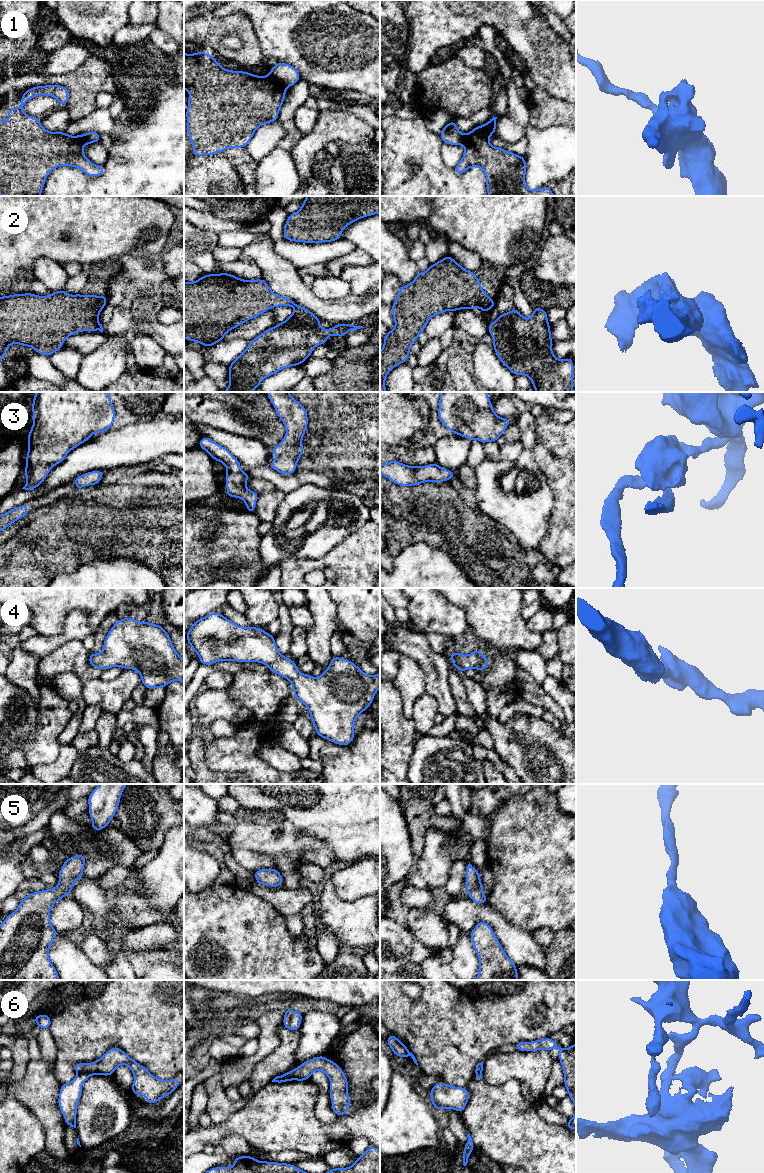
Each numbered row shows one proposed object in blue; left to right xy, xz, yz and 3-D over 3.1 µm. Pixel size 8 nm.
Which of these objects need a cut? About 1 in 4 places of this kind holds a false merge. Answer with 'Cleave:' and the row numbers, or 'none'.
Cleave: 1, 2, 6

